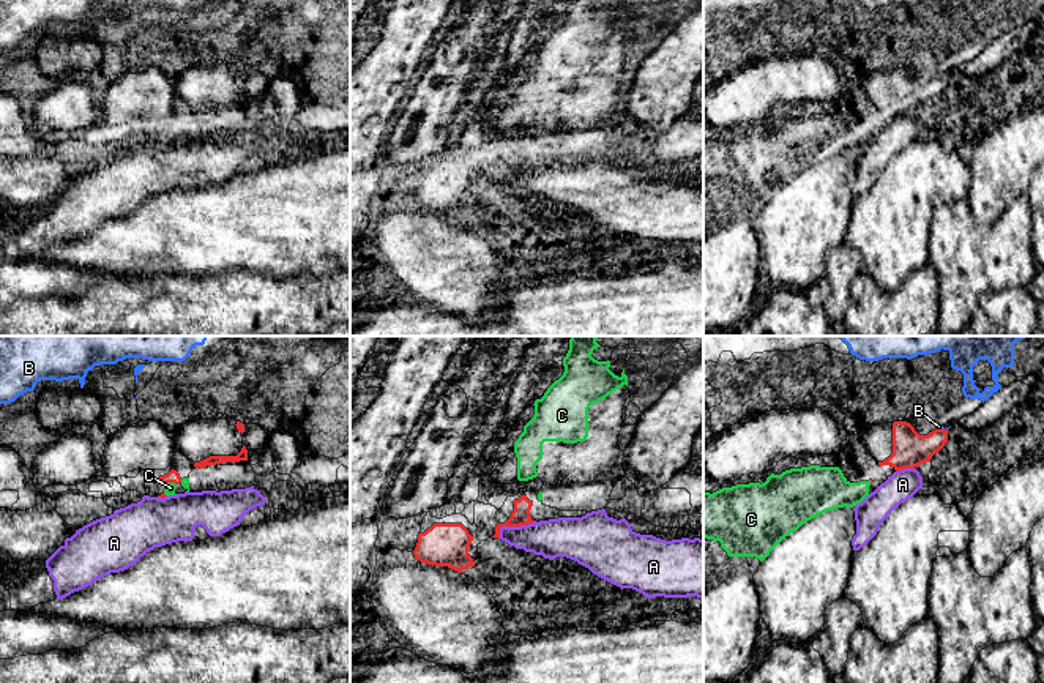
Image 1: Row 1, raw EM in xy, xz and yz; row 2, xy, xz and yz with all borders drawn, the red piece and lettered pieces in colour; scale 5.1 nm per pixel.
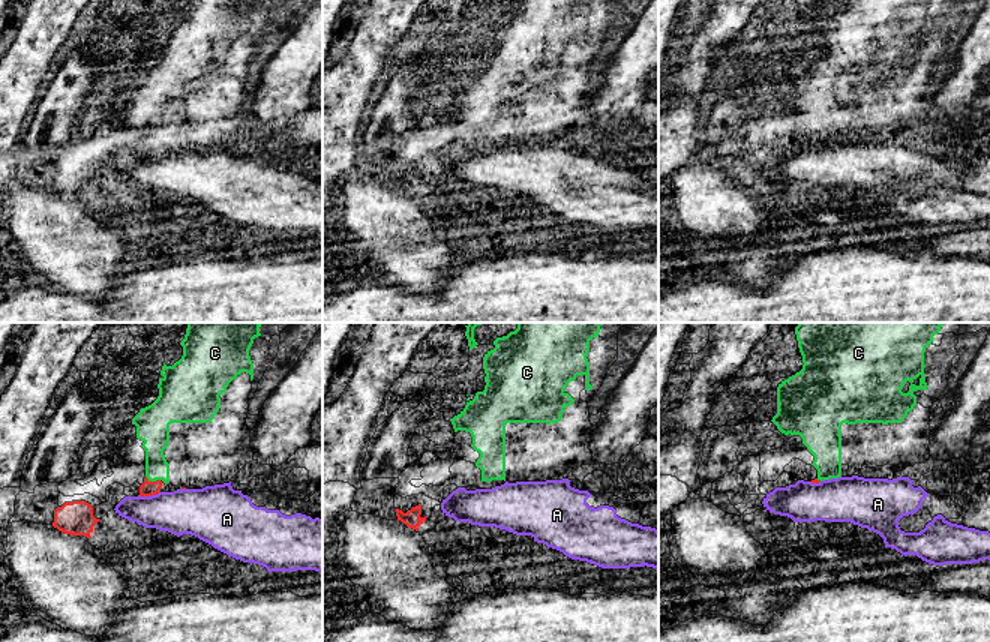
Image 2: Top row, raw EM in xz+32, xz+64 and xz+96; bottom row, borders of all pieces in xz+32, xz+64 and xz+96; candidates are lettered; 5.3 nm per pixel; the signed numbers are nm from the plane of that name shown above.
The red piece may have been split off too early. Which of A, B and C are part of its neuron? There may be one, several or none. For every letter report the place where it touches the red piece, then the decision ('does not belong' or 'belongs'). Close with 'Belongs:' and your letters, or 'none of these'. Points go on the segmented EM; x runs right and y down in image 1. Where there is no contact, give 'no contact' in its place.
A: contact xz (513, 526); does not belong
B: contact yz (940, 429); does not belong
C: contact xy (171, 481); belongs
Belongs: C

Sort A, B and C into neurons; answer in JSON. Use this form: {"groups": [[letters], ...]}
{"groups": [["A"], ["B"], ["C"]]}

